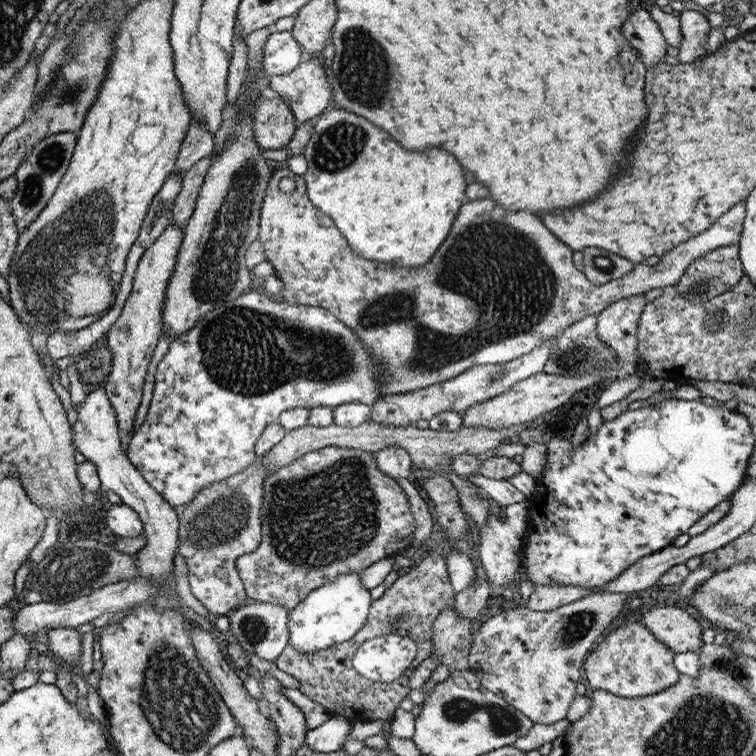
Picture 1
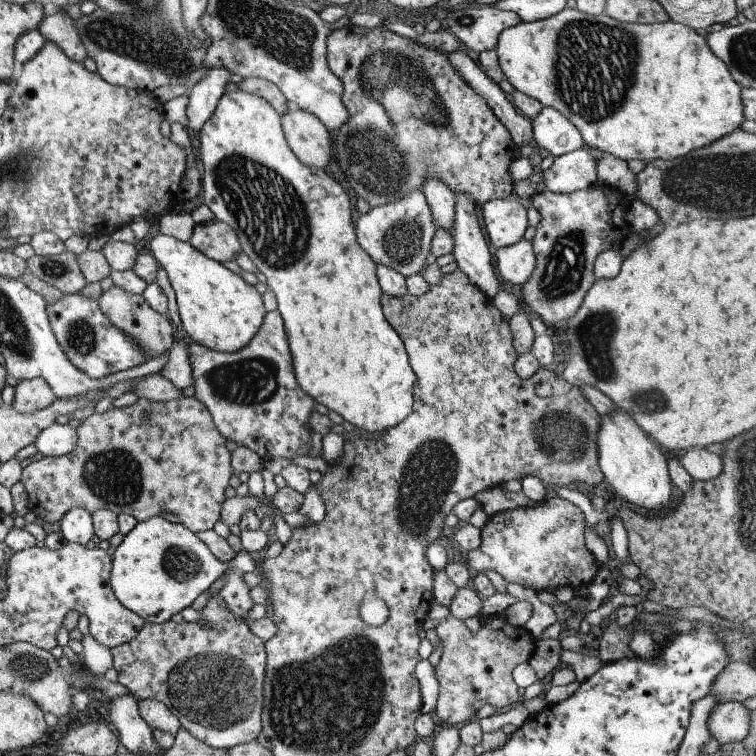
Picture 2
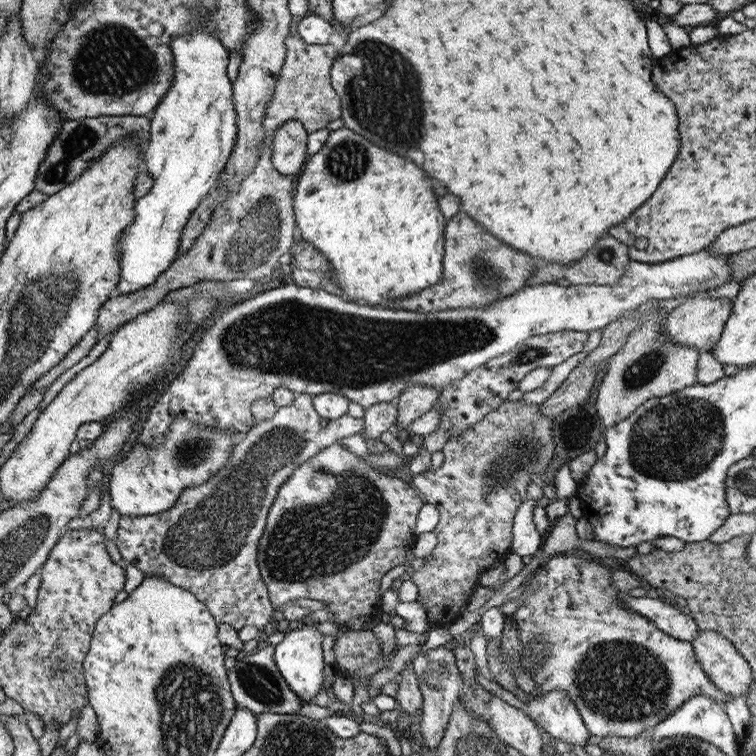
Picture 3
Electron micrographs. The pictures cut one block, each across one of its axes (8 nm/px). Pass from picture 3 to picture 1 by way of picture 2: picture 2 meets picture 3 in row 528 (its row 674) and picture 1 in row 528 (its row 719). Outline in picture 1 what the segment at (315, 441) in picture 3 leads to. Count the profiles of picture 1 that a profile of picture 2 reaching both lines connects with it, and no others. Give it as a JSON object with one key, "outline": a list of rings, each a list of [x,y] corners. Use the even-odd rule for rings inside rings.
{"outline":[[[255,456],[254,462],[240,474],[229,476],[222,482],[209,484],[188,504],[173,507],[179,522],[175,553],[179,554],[187,565],[187,578],[191,594],[214,617],[227,616],[228,613],[249,601],[238,577],[236,561],[239,556],[254,552],[253,550],[260,542],[260,507],[263,499],[263,482],[265,474],[268,472],[264,466],[260,465],[261,462],[261,457]]]}

